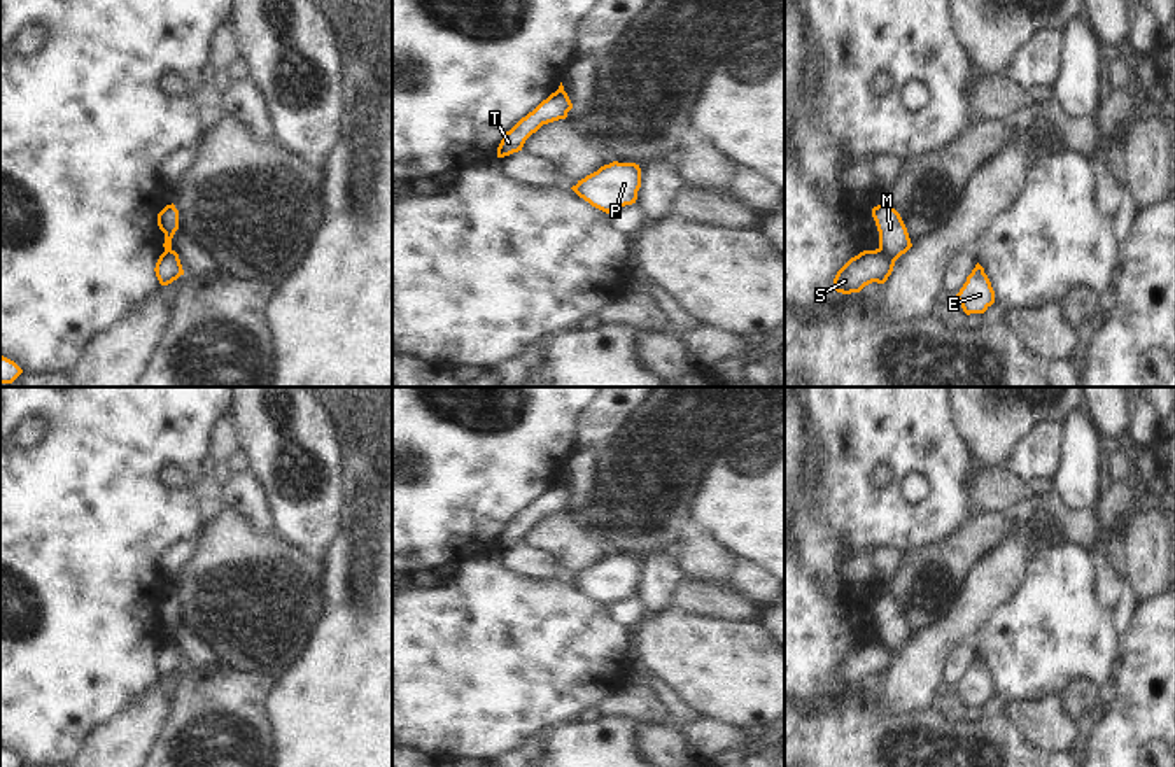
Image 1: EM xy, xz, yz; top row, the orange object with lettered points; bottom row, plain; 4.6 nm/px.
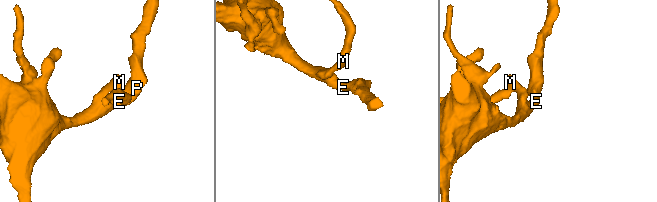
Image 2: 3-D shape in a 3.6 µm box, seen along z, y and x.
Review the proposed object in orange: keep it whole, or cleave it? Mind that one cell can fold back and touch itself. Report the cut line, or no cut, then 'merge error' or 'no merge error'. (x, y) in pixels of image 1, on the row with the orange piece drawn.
yz (879, 247), (895, 260) | merge error

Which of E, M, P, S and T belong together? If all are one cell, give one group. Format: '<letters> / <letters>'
E M P T / S

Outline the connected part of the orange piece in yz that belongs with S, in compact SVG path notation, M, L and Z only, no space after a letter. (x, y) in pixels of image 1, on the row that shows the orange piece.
M881 249L863 250L851 257L835 275L835 291L842 294L860 292L865 285L884 284L891 275L895 259Z

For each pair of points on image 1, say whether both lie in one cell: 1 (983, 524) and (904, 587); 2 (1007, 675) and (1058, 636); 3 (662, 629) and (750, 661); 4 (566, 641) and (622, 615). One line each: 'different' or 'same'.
1: same
2: same
3: same
4: different

